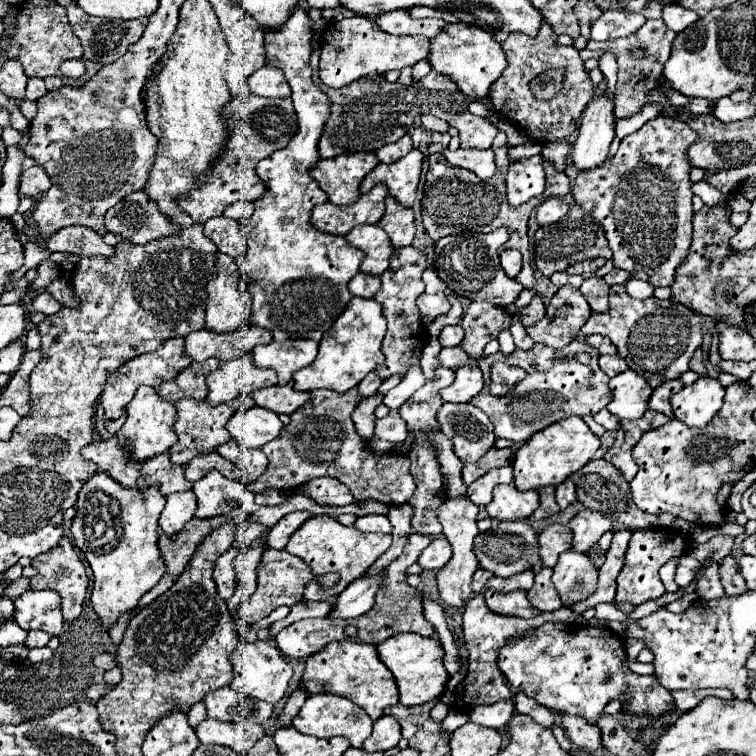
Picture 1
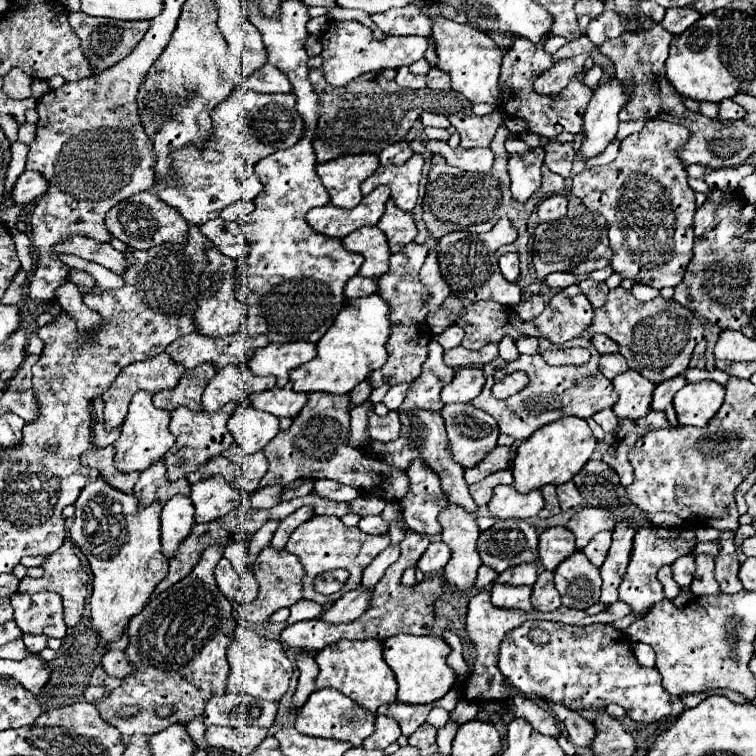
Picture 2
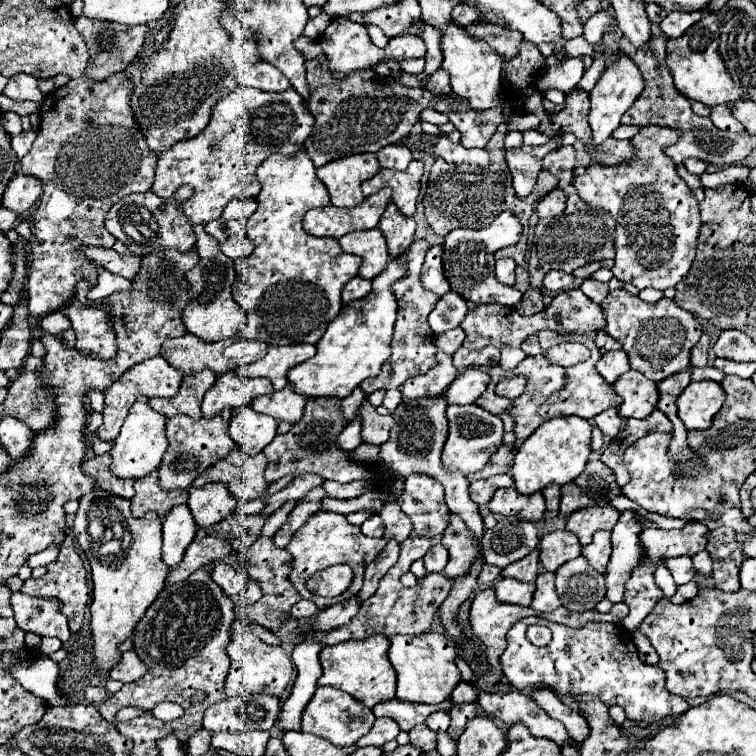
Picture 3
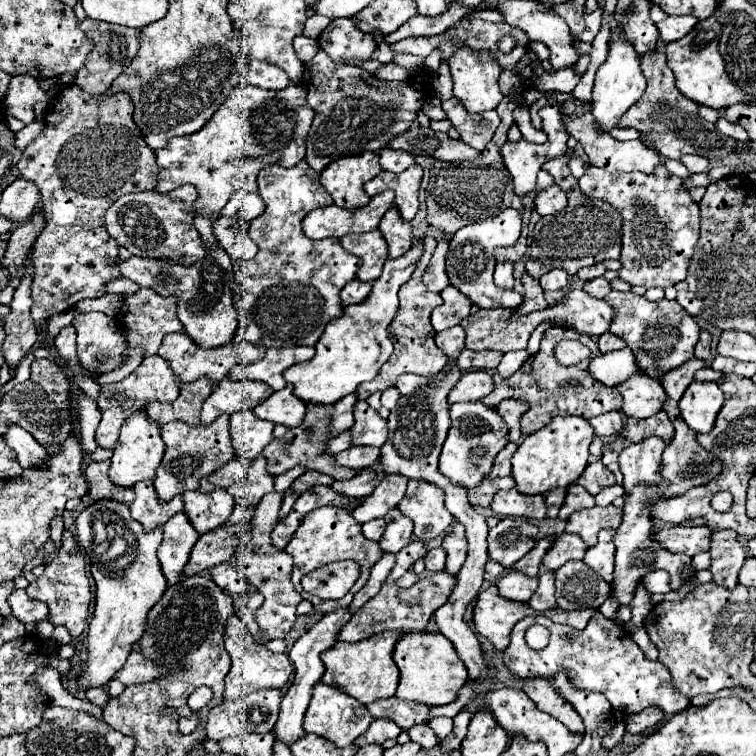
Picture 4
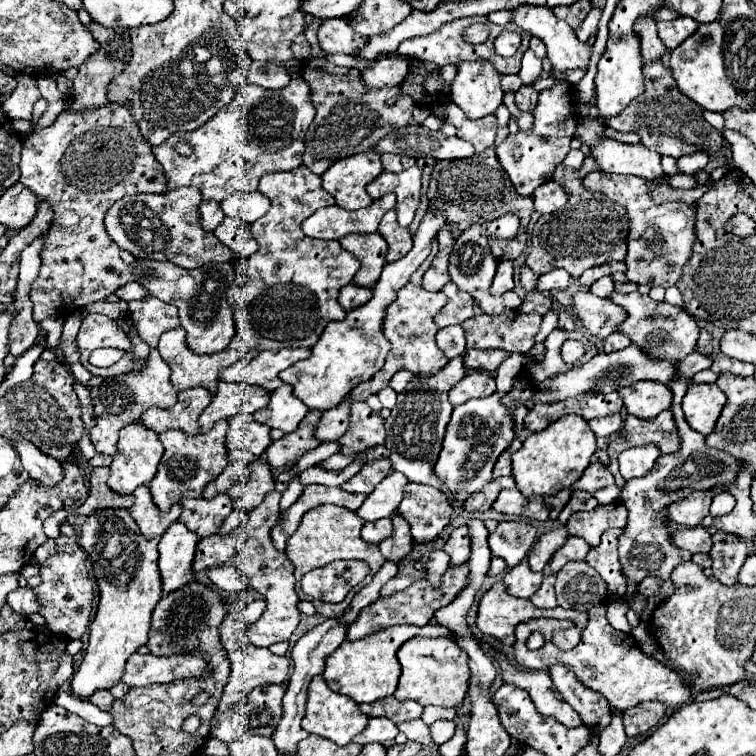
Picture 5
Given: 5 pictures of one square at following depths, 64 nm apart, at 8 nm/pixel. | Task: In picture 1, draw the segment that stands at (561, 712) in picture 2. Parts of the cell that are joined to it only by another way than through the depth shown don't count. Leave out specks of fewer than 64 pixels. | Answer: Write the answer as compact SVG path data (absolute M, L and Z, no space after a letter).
M568 716L568 720L560 720L560 724L574 746L590 750L590 752L596 752L602 748L600 728L596 724L590 724L584 718L576 718L576 716Z

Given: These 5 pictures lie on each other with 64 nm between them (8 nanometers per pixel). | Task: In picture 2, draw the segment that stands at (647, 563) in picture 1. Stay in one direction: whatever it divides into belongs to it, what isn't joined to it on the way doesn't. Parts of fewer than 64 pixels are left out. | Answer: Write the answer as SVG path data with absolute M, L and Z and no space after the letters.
M642 526L634 536L634 546L630 554L630 562L622 584L618 588L618 598L632 606L632 612L644 616L650 606L664 600L664 588L656 578L656 572L664 564L672 564L676 558L686 556L696 546L696 534L692 528L658 528L658 526Z

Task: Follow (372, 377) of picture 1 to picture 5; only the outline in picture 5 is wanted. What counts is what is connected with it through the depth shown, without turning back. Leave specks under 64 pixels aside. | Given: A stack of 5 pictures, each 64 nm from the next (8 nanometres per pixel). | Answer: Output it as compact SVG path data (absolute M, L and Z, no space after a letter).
M348 396L336 408L324 412L322 422L320 422L318 430L316 430L318 432L318 436L316 436L318 440L328 442L328 440L338 440L340 436L344 436L344 432L346 432L346 428L350 424L350 412L348 412L350 404L352 404L352 398Z

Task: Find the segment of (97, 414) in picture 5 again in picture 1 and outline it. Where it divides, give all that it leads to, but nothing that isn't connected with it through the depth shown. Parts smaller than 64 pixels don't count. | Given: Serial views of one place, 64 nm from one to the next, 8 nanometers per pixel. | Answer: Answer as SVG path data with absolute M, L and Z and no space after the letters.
M182 336L166 340L160 348L156 348L156 352L148 352L144 356L136 356L136 358L128 360L126 364L122 364L122 368L118 368L116 372L112 372L112 376L108 376L104 390L100 394L100 404L106 412L106 418L116 420L124 412L124 408L128 406L128 402L132 400L132 396L136 394L136 390L140 386L146 384L146 386L158 388L162 380L174 378L186 366L190 366L190 360L188 360L188 356L184 356L184 338Z

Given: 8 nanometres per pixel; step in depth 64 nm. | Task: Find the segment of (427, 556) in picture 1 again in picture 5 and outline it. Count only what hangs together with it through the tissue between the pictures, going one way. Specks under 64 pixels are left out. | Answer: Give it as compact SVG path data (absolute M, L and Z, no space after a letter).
M432 550L430 556L428 556L428 562L426 562L426 572L428 572L428 580L436 586L440 576L448 570L448 562L450 562L450 556L444 552L444 550Z

